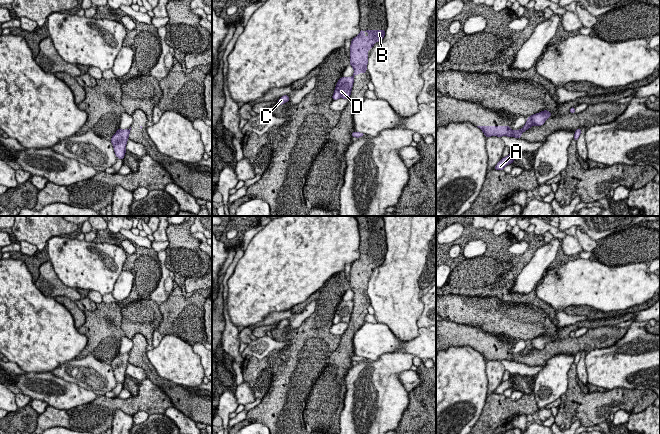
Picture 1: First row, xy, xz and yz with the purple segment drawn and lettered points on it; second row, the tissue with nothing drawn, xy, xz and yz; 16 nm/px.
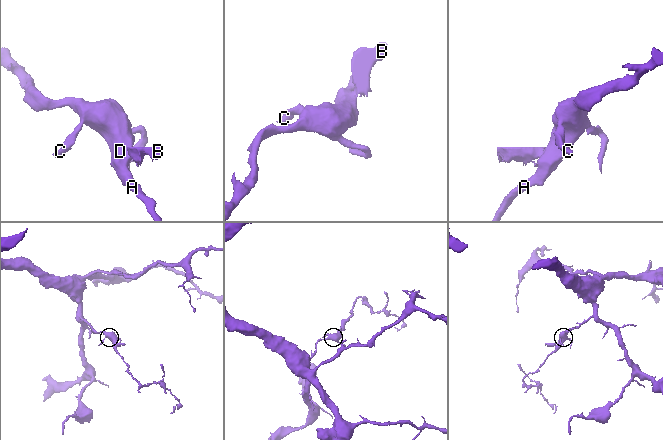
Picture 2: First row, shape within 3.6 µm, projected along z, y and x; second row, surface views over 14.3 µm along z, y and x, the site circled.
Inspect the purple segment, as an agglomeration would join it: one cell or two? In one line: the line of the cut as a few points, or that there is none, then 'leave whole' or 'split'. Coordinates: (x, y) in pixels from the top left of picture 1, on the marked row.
cut in yz along (523, 128), (521, 130); split

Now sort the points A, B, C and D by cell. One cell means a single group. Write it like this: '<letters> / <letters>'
A C D / B

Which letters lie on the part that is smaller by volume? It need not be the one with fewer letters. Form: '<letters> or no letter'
B

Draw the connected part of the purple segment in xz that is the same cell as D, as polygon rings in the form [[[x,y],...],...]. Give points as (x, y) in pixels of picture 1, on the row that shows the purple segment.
[[[341,77],[335,87],[332,100],[337,100],[339,98],[344,98],[348,100],[351,95],[353,82],[353,77]]]

